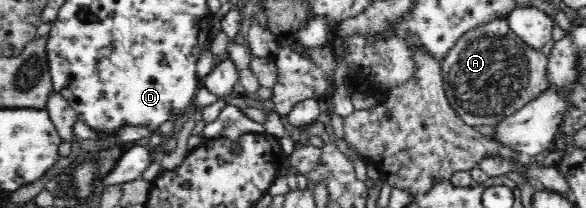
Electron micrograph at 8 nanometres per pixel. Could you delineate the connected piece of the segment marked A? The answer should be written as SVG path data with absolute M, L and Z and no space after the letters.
M506 19L489 21L483 27L463 35L447 57L440 61L443 84L449 103L459 117L470 126L495 125L499 120L514 114L520 107L538 98L547 89L546 65L548 56L529 47L509 29Z

